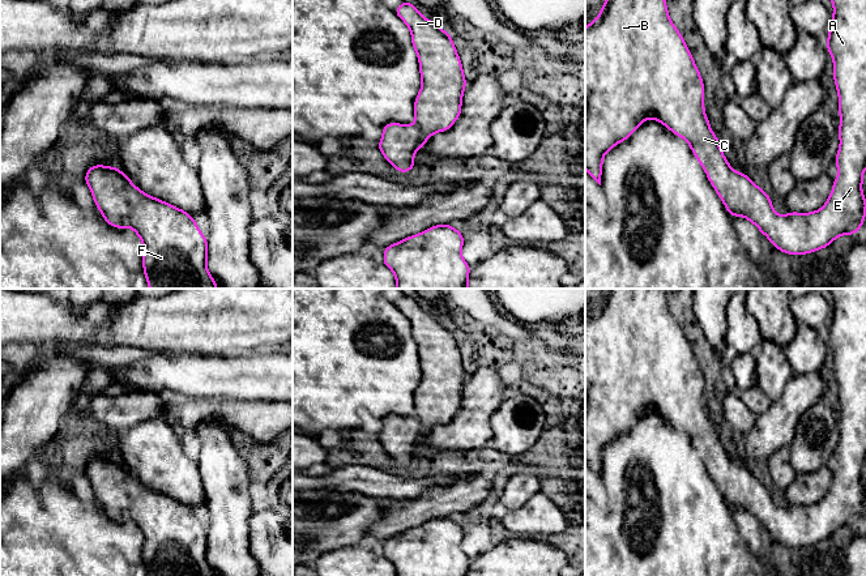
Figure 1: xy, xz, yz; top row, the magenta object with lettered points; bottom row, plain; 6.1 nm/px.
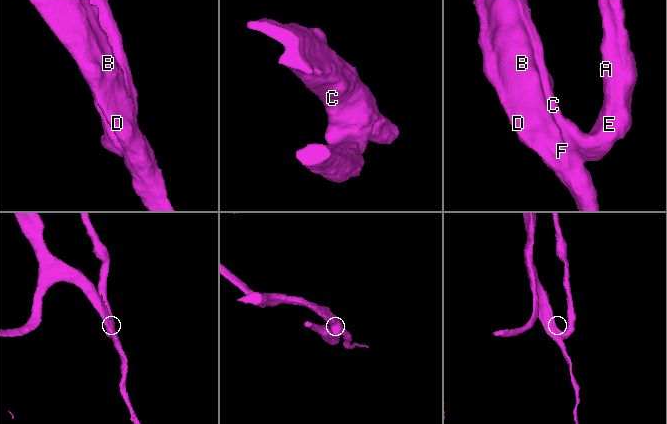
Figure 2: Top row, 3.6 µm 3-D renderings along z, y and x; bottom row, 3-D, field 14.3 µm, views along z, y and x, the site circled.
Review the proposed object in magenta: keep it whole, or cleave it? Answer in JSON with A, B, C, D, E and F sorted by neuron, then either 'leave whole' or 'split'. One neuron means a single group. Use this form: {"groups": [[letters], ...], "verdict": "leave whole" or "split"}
{"groups": [["A", "B", "C", "D", "E", "F"]], "verdict": "leave whole"}

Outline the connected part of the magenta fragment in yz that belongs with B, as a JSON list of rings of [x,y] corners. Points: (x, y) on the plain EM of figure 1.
[[[607,289],[600,308],[585,320],[585,461],[601,478],[605,447],[631,430],[647,411],[656,411],[690,438],[707,465],[709,475],[722,492],[730,509],[742,508],[764,526],[772,538],[788,547],[806,547],[828,539],[840,528],[856,528],[866,509],[866,491],[862,486],[866,458],[866,289],[829,289],[833,308],[826,333],[833,351],[833,372],[839,387],[840,440],[835,449],[839,468],[822,502],[811,505],[789,504],[778,508],[772,492],[747,466],[737,465],[726,453],[717,428],[709,419],[704,404],[704,375],[682,327],[671,315],[664,289]]]

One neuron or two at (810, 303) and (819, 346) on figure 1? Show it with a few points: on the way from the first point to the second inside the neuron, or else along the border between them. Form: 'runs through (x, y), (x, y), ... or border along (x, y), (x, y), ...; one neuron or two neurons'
runs through (810, 314), (810, 320), (806, 325), (809, 336); one neuron

